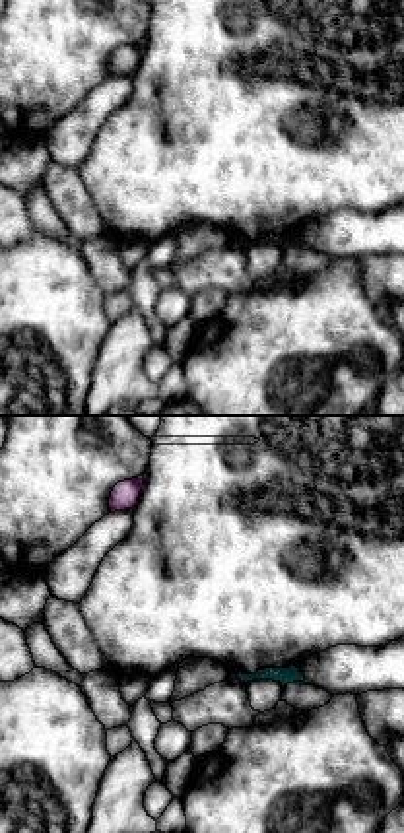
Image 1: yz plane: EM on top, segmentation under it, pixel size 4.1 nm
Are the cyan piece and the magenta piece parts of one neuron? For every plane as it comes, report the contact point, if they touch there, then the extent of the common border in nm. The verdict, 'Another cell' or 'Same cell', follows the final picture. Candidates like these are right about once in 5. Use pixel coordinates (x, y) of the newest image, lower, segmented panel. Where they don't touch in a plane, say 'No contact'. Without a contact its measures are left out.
Touches cyan at (237, 676). Shared border 30 nm

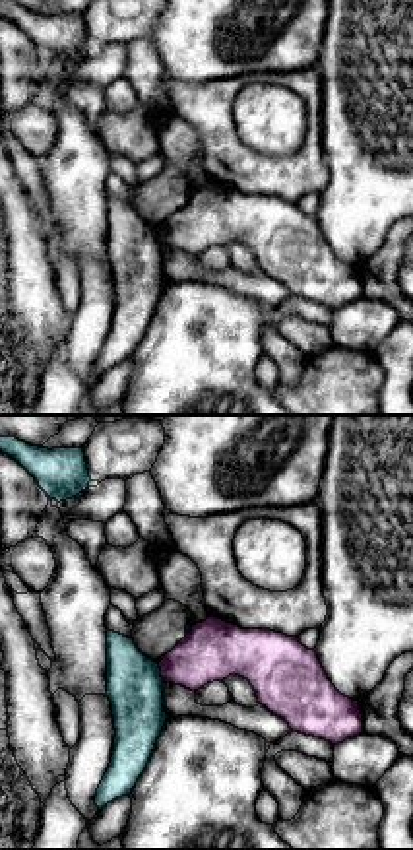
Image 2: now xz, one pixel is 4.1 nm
Touches cyan at (159, 672). Shared border 70 nm

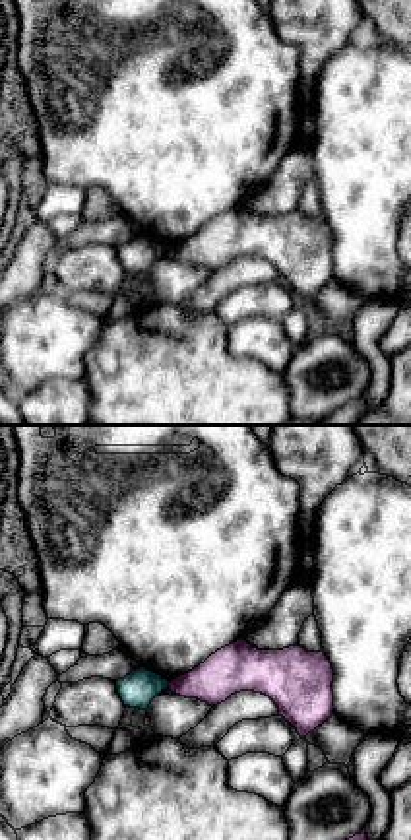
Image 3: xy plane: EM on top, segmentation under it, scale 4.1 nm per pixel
Touches cyan at (167, 685). Shared border 30 nm

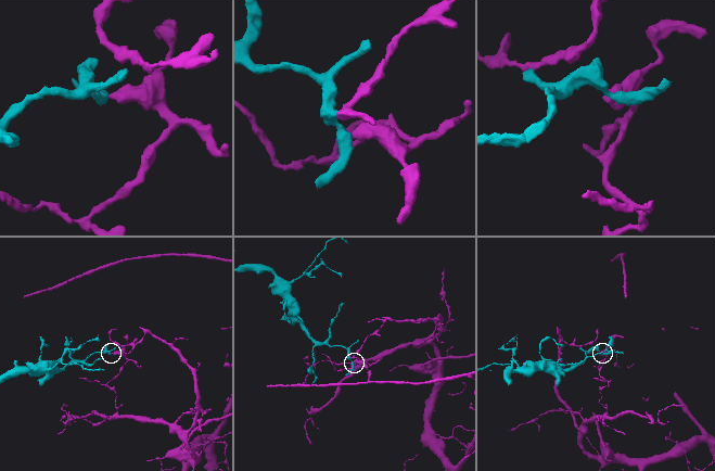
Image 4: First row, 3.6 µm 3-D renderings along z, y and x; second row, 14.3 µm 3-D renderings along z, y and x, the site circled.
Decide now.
Another cell

